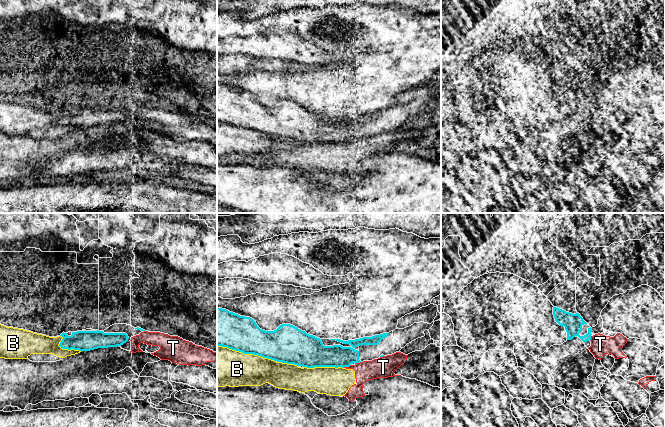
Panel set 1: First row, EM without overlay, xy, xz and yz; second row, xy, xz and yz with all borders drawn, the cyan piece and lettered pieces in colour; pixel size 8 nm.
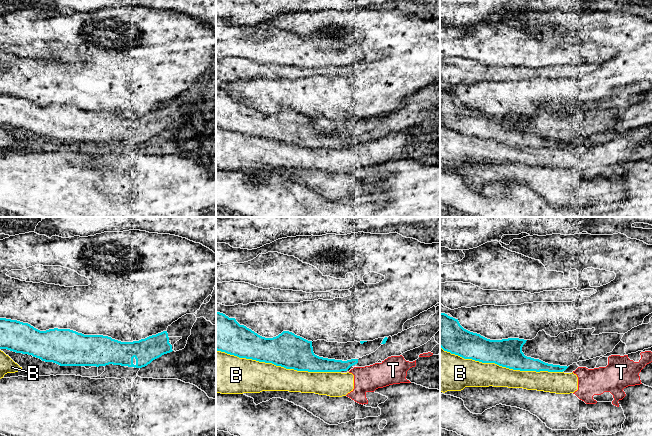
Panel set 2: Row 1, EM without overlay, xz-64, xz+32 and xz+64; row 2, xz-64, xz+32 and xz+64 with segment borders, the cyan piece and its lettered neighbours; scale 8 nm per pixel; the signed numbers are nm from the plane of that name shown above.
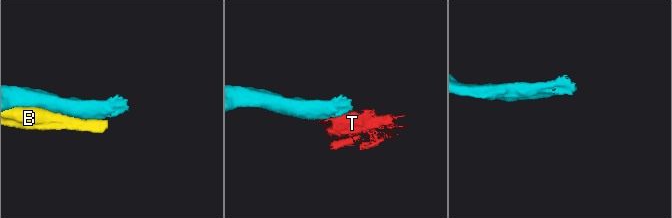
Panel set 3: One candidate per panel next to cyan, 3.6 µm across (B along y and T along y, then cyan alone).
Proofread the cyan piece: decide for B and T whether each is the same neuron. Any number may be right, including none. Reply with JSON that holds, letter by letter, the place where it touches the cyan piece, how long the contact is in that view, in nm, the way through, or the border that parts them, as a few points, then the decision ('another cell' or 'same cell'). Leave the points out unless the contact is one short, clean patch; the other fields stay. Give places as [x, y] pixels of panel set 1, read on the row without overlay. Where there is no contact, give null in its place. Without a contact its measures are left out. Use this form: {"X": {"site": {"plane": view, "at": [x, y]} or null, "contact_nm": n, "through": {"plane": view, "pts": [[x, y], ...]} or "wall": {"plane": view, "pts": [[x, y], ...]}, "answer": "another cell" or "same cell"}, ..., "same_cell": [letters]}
{"B": {"site": {"plane": "xz", "at": [246, 129]}, "contact_nm": 480, "answer": "another cell"}, "T": {"site": {"plane": "xz", "at": [346, 142]}, "contact_nm": 70, "wall": {"plane": "xz", "pts": [[350, 140], [343, 143]]}, "answer": "another cell"}, "same_cell": []}

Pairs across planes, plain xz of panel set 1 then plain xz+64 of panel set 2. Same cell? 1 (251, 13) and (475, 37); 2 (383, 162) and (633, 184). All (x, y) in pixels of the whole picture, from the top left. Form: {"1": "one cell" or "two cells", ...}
{"1": "two cells", "2": "one cell"}

